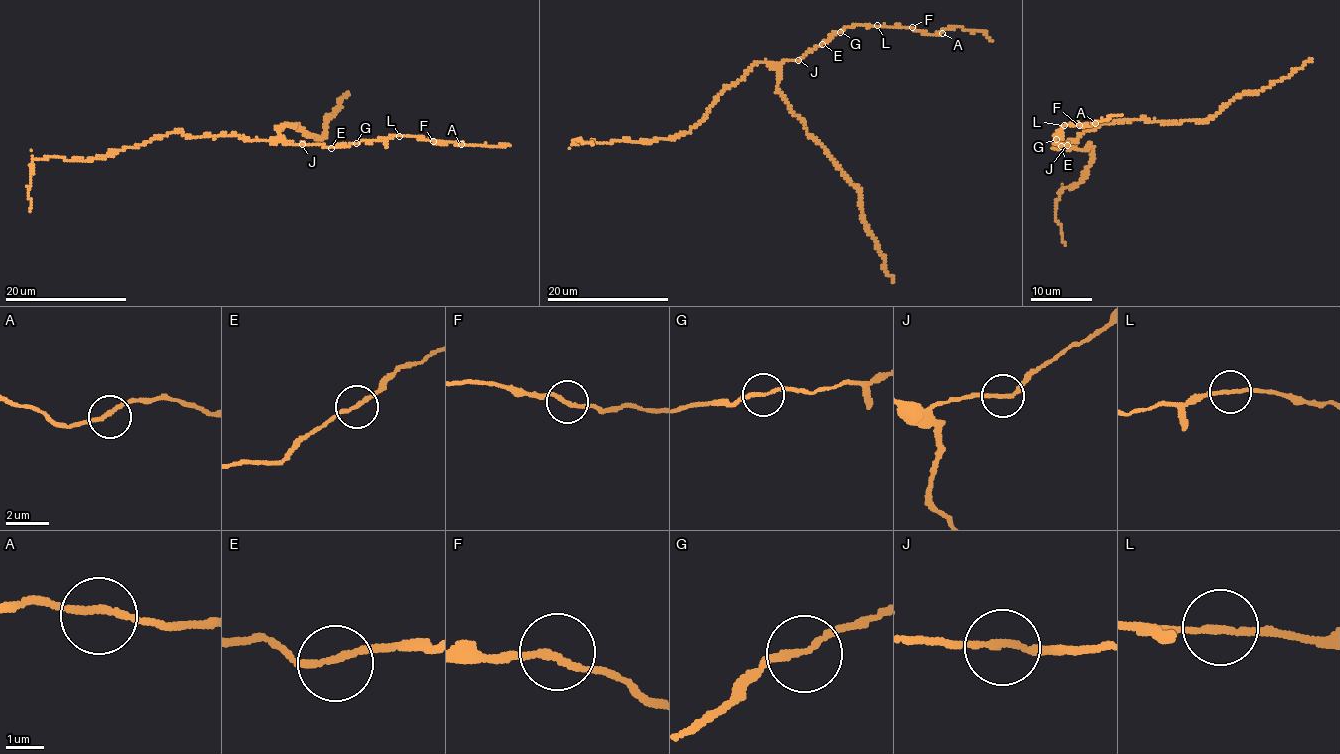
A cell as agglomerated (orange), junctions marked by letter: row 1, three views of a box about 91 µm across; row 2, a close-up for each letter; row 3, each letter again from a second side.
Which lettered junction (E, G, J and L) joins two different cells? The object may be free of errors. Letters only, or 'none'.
none

